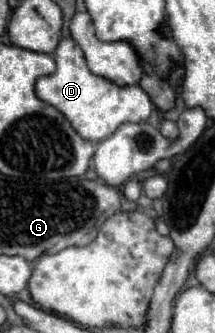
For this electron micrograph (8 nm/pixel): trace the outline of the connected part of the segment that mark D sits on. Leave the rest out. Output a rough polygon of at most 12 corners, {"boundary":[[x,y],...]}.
{"boundary":[[72,38],[36,94],[72,128],[100,142],[152,112],[138,86],[88,70]]}

